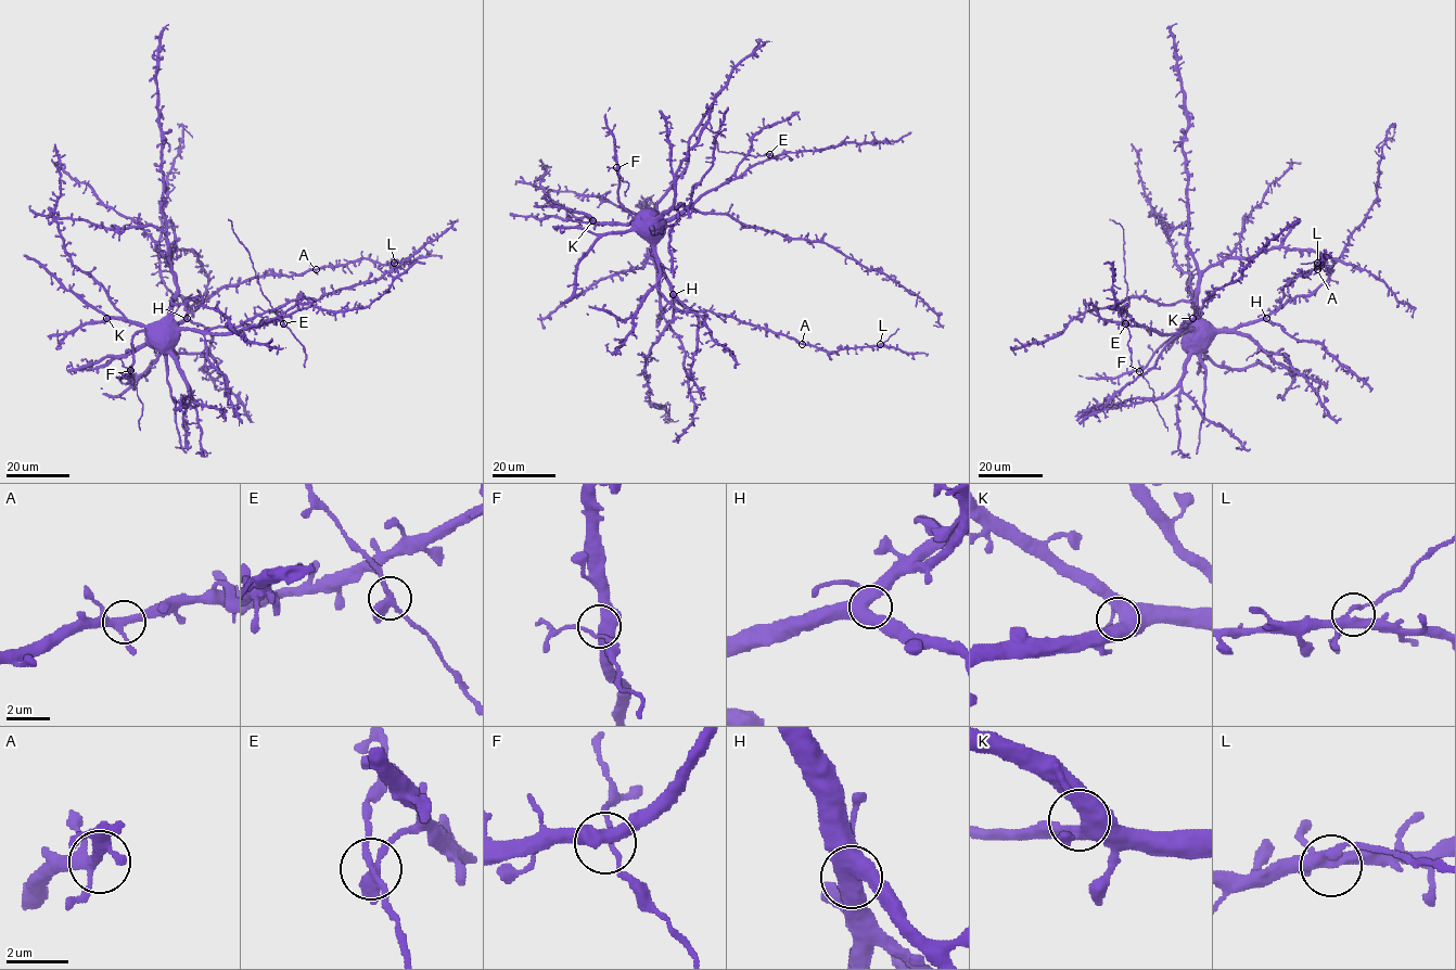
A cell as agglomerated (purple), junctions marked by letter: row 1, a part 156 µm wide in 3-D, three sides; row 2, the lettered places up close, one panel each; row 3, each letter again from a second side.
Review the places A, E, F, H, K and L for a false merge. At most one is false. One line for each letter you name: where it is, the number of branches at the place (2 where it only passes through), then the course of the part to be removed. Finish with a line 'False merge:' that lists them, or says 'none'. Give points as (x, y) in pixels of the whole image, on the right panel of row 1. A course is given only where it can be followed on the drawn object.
False merge: none

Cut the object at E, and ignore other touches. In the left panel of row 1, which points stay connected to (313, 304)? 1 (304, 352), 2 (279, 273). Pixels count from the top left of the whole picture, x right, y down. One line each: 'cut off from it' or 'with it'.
1: cut off from it
2: with it

